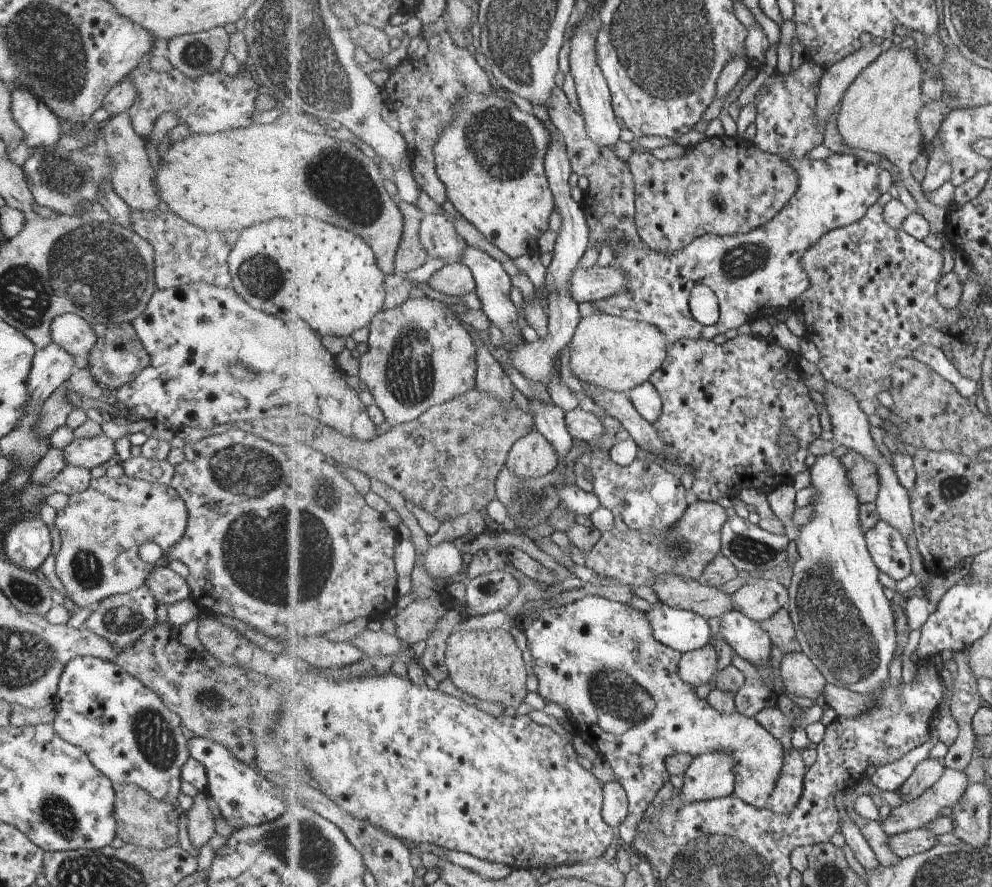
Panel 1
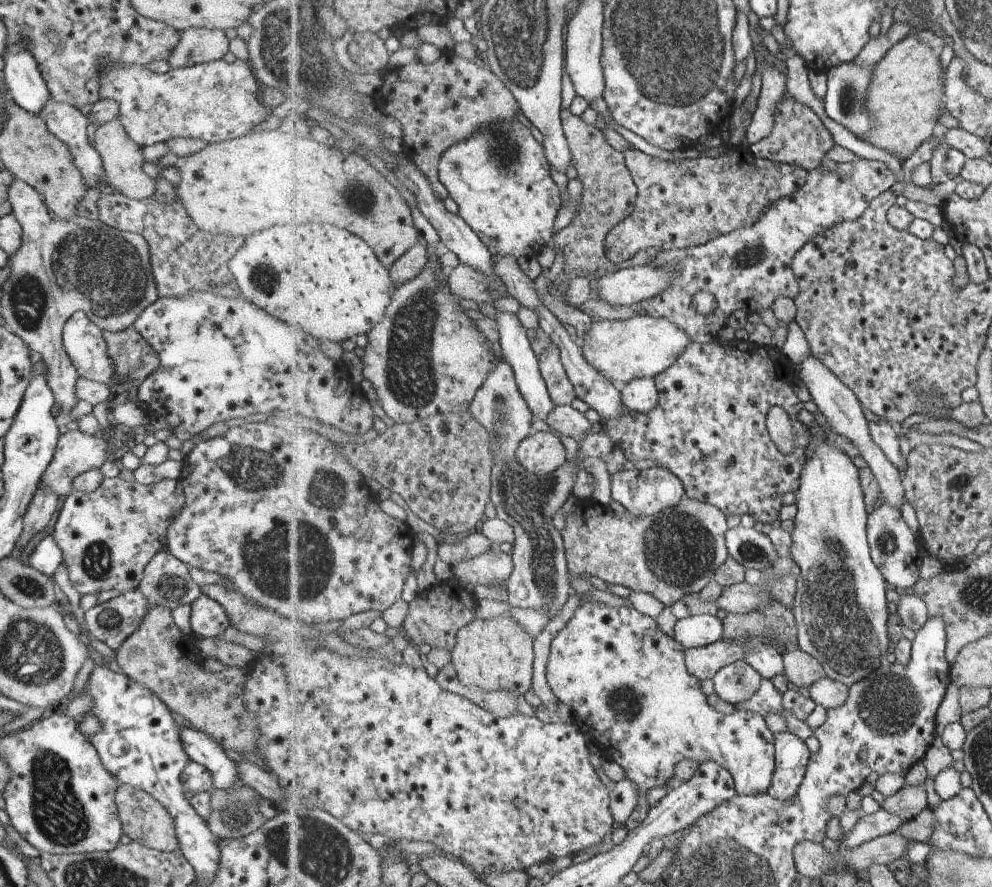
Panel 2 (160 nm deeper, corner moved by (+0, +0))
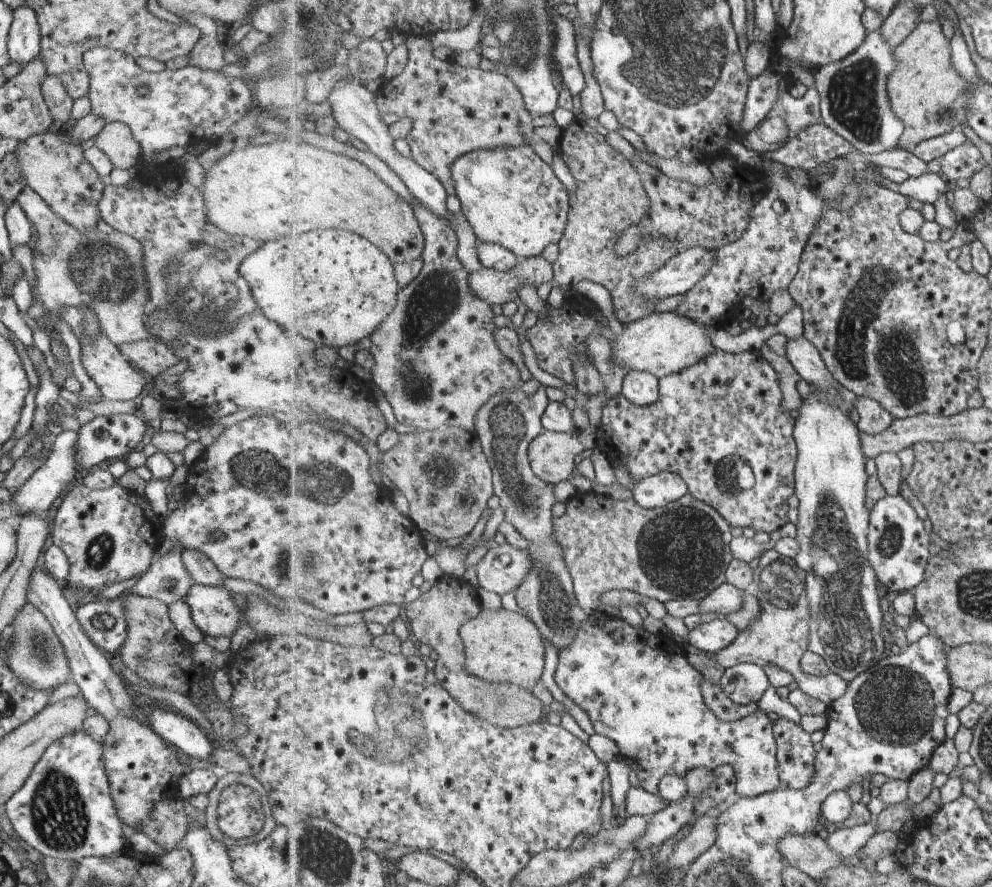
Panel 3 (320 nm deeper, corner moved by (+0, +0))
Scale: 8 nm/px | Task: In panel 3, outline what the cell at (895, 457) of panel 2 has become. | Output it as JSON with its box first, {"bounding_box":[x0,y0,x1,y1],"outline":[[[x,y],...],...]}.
{"bounding_box":[852,396,894,435],"outline":[[[862,396],[852,402],[855,417],[863,433],[876,435],[885,432],[893,424],[894,416],[881,406],[881,402],[868,396]]]}

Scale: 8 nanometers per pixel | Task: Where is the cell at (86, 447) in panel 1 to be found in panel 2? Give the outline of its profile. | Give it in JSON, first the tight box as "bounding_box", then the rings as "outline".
{"bounding_box":[38,430,111,497],"outline":[[[69,430],[57,438],[56,448],[51,461],[38,482],[43,490],[67,497],[71,490],[71,480],[83,472],[99,469],[107,459],[111,459],[111,446],[103,437],[90,436],[77,430]]]}

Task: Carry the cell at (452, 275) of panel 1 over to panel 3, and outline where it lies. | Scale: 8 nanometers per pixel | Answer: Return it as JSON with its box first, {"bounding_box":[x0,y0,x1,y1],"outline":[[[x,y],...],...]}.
{"bounding_box":[470,255,554,305],"outline":[[[537,255],[520,260],[516,267],[508,271],[500,271],[495,268],[482,268],[480,271],[472,273],[470,279],[476,293],[490,305],[507,304],[509,300],[513,301],[520,298],[522,287],[533,287],[536,289],[541,284],[547,284],[547,282],[554,280],[554,266],[549,260],[545,260],[543,256]]]}

